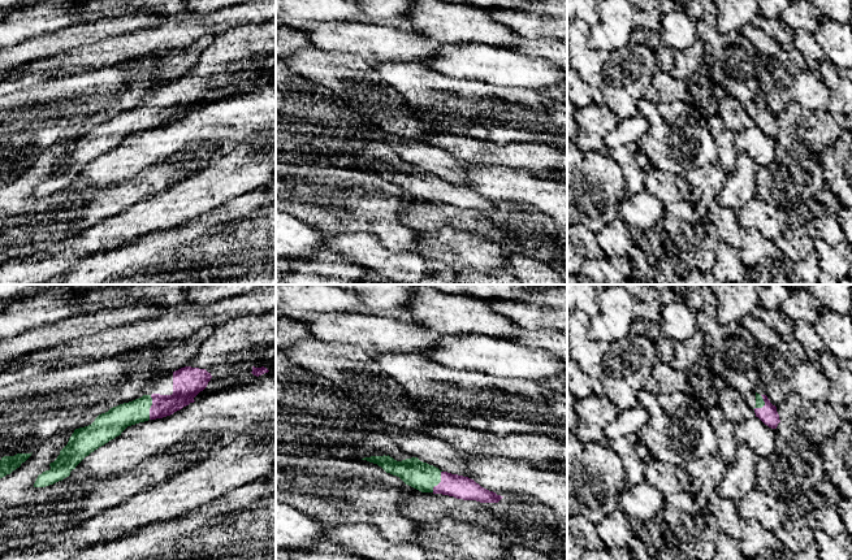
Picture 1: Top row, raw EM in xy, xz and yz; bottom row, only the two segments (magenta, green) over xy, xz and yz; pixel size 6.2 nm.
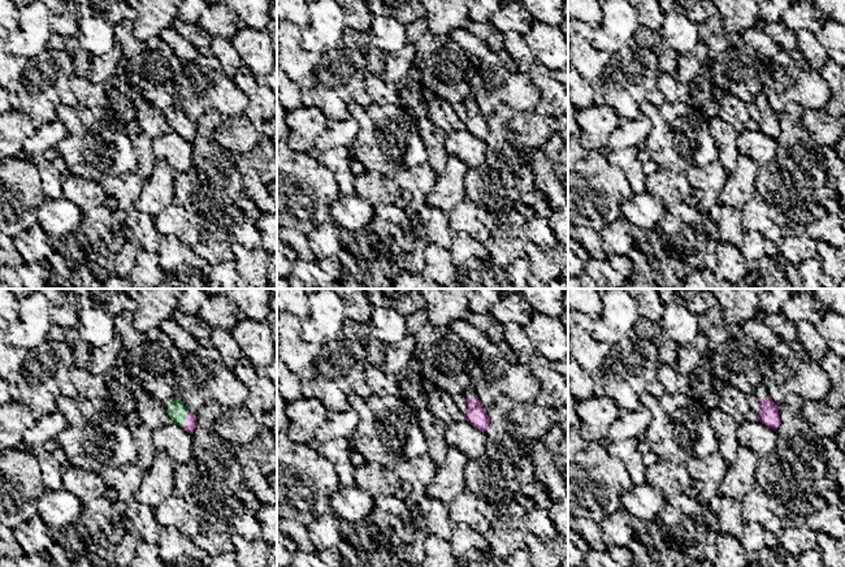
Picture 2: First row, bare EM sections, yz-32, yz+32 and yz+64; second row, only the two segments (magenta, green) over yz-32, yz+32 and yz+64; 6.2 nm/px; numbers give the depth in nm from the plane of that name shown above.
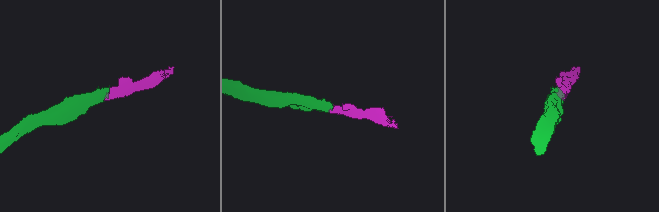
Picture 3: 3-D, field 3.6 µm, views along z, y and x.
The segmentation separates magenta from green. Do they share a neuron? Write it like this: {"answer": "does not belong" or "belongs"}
{"answer": "belongs"}

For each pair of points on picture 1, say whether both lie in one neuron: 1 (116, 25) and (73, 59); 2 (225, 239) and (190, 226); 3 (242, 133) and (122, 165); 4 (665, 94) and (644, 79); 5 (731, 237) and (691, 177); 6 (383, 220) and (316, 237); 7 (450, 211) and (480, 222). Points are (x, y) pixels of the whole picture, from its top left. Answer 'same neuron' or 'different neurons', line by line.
1: different neurons
2: different neurons
3: same neuron
4: different neurons
5: same neuron
6: different neurons
7: same neuron

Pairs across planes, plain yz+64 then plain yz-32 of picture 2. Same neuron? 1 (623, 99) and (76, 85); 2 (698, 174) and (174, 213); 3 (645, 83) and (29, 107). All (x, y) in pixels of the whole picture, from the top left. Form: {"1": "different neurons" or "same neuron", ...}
{"1": "different neurons", "2": "different neurons", "3": "same neuron"}

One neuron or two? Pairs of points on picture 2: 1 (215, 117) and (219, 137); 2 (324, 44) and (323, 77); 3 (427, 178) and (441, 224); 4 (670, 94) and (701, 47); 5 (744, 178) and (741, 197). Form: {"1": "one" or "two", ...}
{"1": "two", "2": "two", "3": "one", "4": "one", "5": "one"}

